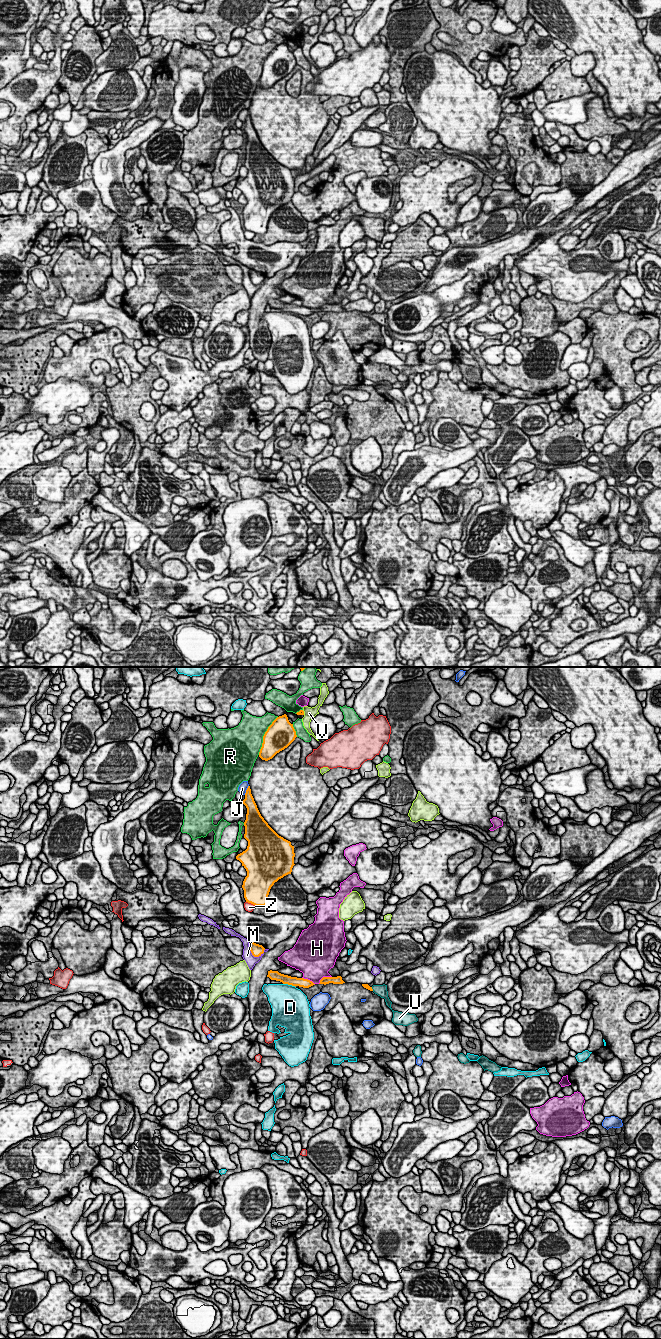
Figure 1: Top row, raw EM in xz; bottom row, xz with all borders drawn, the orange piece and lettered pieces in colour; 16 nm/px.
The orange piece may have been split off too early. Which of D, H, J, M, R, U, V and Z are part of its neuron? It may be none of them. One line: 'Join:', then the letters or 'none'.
Join: U

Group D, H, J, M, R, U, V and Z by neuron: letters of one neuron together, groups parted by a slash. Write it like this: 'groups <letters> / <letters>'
groups D / H / J / M / R / U / V / Z

